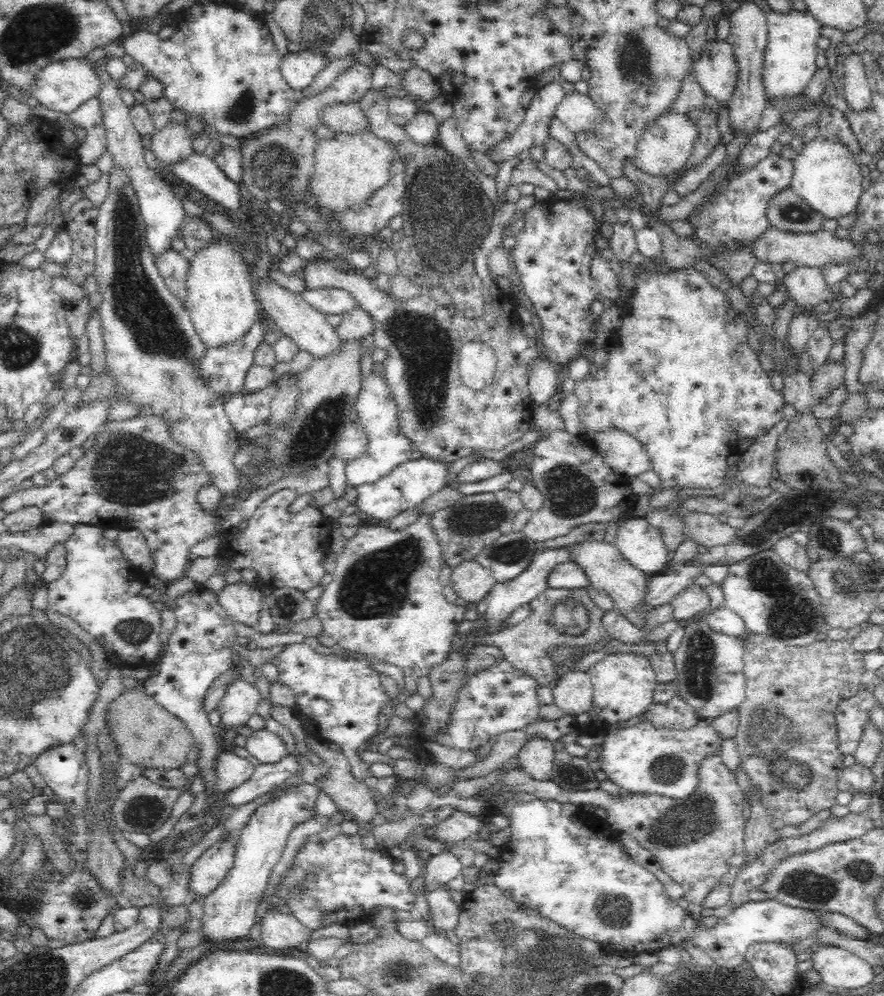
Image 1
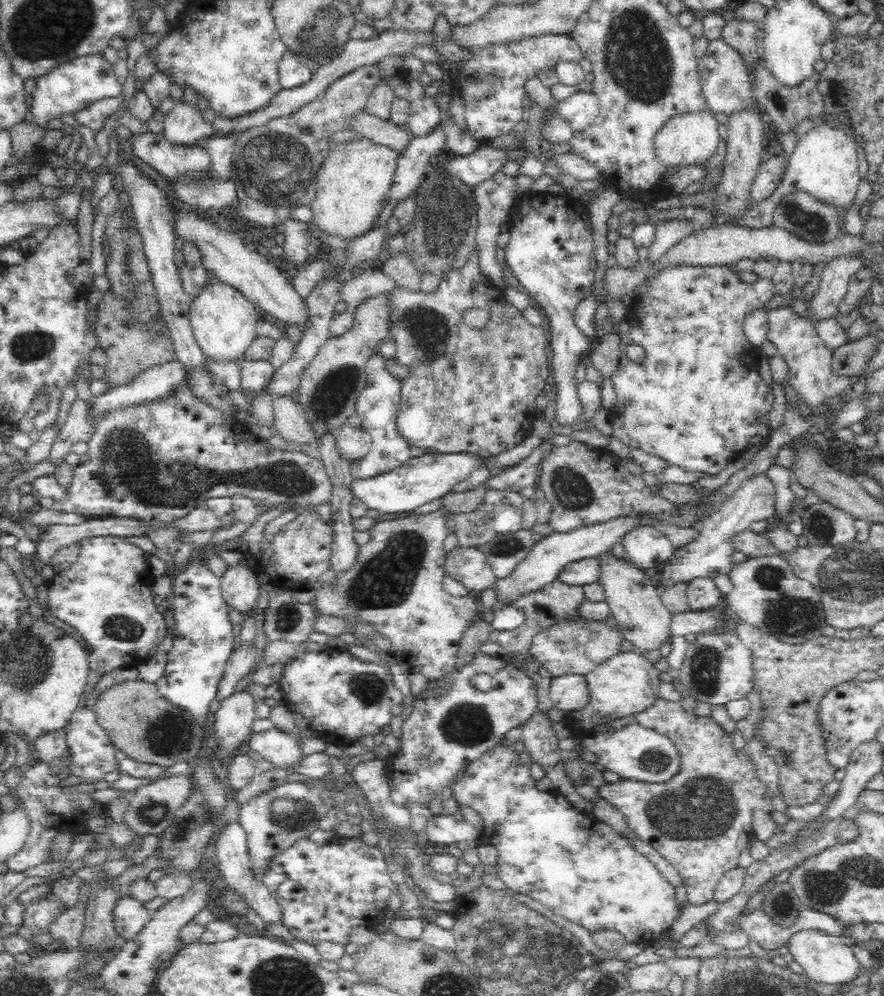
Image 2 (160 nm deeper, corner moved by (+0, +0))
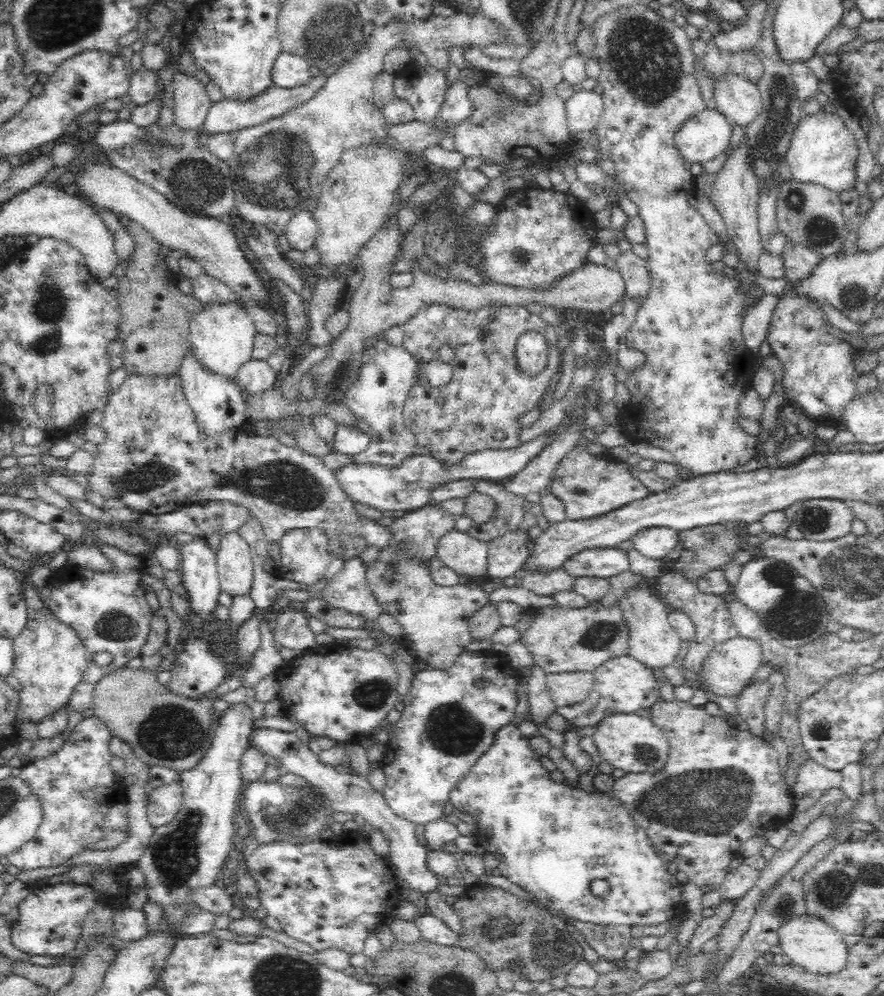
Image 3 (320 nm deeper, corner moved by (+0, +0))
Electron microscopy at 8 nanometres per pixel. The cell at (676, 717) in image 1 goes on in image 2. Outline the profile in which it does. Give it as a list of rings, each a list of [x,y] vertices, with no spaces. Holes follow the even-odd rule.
[[[658,697],[658,700],[655,700],[654,704],[651,704],[646,710],[636,713],[635,716],[635,722],[640,723],[646,728],[652,728],[656,732],[664,733],[671,741],[673,741],[674,747],[681,757],[680,771],[677,775],[673,776],[673,779],[669,780],[669,783],[642,783],[641,781],[634,781],[631,779],[620,779],[618,782],[614,782],[614,784],[604,784],[604,786],[600,786],[597,795],[606,799],[612,806],[622,812],[626,825],[628,825],[628,829],[632,832],[632,836],[635,839],[650,843],[656,849],[656,852],[659,852],[666,860],[668,860],[668,862],[670,862],[670,864],[672,864],[672,866],[674,866],[674,868],[676,868],[676,870],[678,870],[683,881],[683,886],[686,887],[689,903],[692,905],[705,904],[714,899],[716,886],[718,886],[718,882],[725,875],[725,872],[738,866],[738,856],[740,852],[742,852],[743,849],[746,849],[751,842],[754,831],[754,814],[760,812],[770,815],[774,812],[772,795],[768,793],[768,785],[758,779],[758,768],[750,761],[750,757],[744,753],[742,748],[740,748],[741,752],[737,752],[739,748],[737,745],[733,744],[730,732],[726,732],[722,725],[715,721],[711,715],[695,715],[692,712],[686,711],[678,701],[674,702]]]

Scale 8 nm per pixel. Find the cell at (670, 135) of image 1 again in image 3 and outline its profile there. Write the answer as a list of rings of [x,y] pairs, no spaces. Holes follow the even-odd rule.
[[[704,109],[691,116],[675,133],[680,155],[691,163],[704,163],[726,152],[732,136],[732,122],[718,110]]]

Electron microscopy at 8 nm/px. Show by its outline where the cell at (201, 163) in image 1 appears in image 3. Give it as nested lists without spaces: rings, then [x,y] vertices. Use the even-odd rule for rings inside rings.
[[[113,120],[110,123],[101,123],[96,129],[92,140],[103,149],[116,149],[122,146],[130,146],[140,142],[144,137],[146,129],[136,126],[130,120]]]

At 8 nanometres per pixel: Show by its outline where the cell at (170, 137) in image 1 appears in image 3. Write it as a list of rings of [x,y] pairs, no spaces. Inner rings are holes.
[[[178,73],[170,86],[174,95],[173,124],[182,130],[197,130],[202,126],[212,102],[205,85],[196,76]]]

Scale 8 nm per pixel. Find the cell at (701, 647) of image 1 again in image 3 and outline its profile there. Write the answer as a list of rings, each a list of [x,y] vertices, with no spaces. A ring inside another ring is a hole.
[[[740,635],[725,640],[710,651],[702,668],[697,672],[700,681],[698,687],[720,696],[734,696],[752,683],[753,676],[762,662],[761,646],[755,640]]]

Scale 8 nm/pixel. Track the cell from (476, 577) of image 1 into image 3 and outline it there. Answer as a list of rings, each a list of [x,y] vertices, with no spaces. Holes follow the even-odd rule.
[[[452,529],[437,542],[436,557],[461,576],[485,576],[488,545],[466,531]]]

